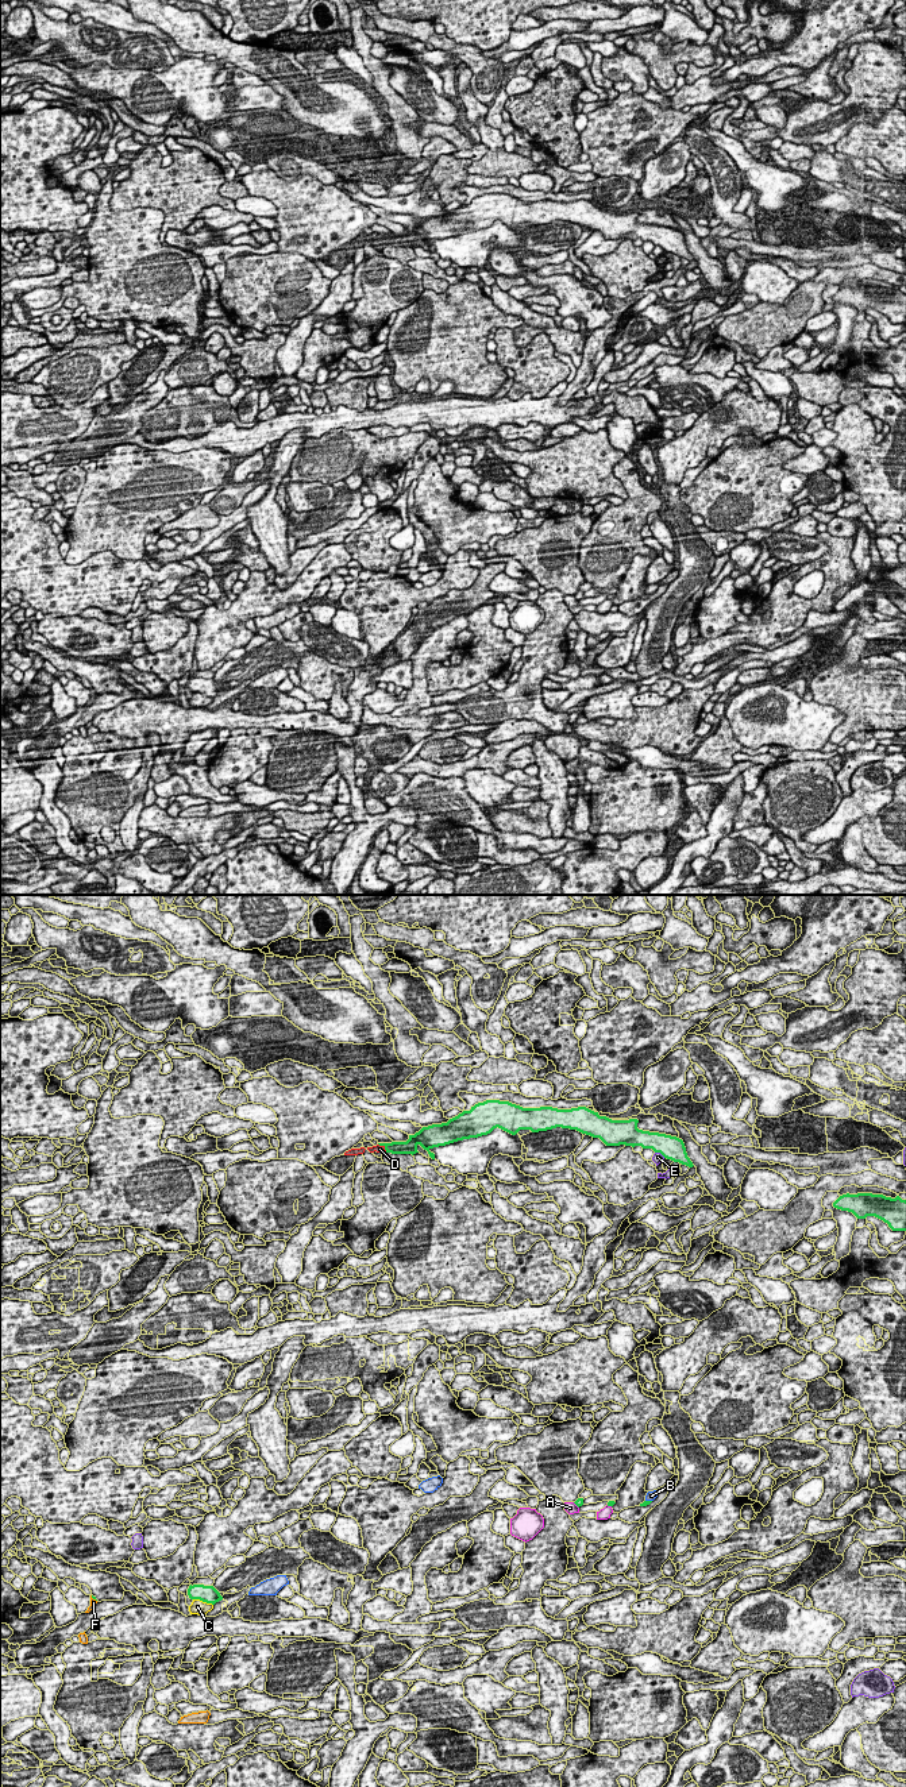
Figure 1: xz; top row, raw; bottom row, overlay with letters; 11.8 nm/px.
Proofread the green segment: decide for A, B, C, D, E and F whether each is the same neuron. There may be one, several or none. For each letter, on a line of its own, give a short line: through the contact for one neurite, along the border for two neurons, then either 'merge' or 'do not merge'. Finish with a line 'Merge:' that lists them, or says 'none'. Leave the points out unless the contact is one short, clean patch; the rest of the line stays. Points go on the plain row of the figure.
A: do not merge
B: do not merge
C: do not merge
D: xz (378, 236), (386, 243) | do not merge
E: do not merge
F: xz (91, 689), (96, 694) | do not merge
Merge: none

